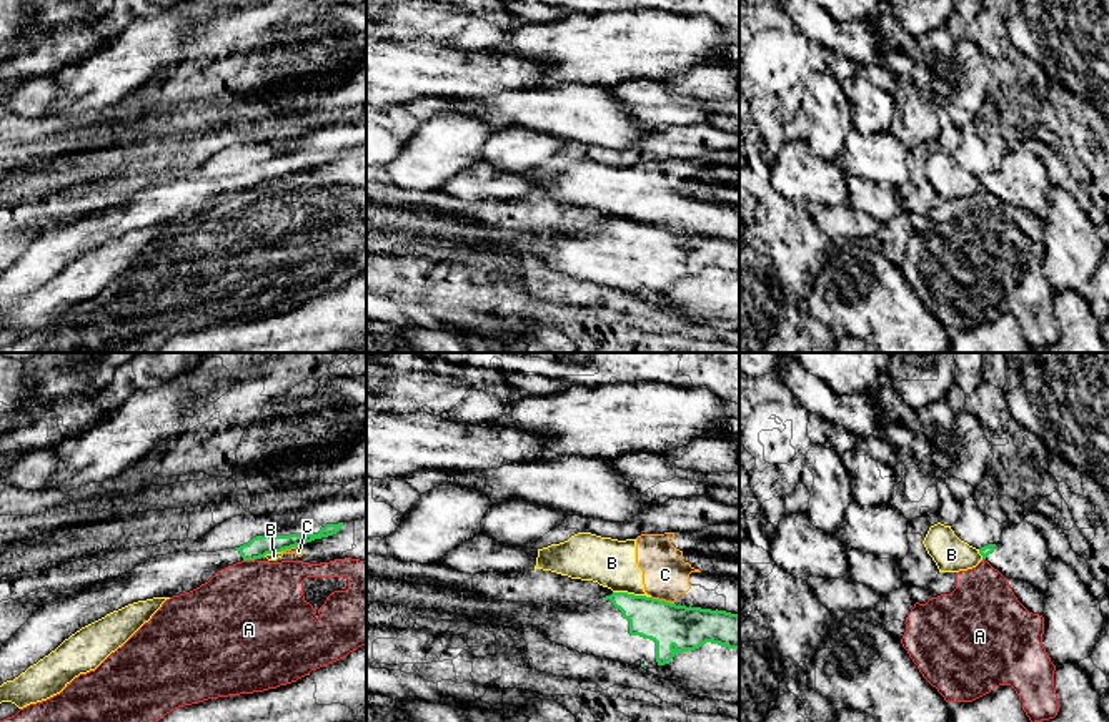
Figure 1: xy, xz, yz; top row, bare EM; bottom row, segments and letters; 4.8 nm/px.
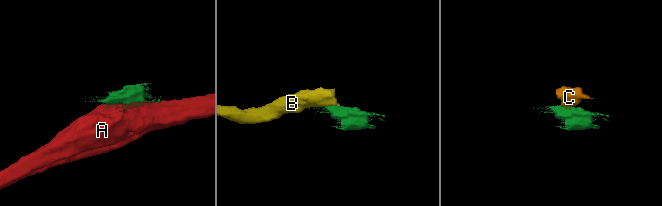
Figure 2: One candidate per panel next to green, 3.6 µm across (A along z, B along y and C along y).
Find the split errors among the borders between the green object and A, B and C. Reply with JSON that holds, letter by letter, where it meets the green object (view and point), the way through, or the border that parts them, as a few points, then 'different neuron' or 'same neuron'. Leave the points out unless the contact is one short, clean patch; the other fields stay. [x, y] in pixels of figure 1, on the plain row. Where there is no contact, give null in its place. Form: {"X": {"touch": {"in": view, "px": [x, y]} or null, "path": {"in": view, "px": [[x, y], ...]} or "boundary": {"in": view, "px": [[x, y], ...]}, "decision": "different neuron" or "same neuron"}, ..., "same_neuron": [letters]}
{"A": {"touch": {"in": "xy", "px": [248, 187]}, "decision": "different neuron"}, "B": {"touch": {"in": "xz", "px": [631, 222]}, "boundary": {"in": "xz", "px": [[613, 218], [650, 225]]}, "decision": "different neuron"}, "C": {"touch": {"in": "xz", "px": [663, 228]}, "boundary": {"in": "xz", "px": [[651, 223], [673, 232]]}, "decision": "different neuron"}, "same_neuron": []}

